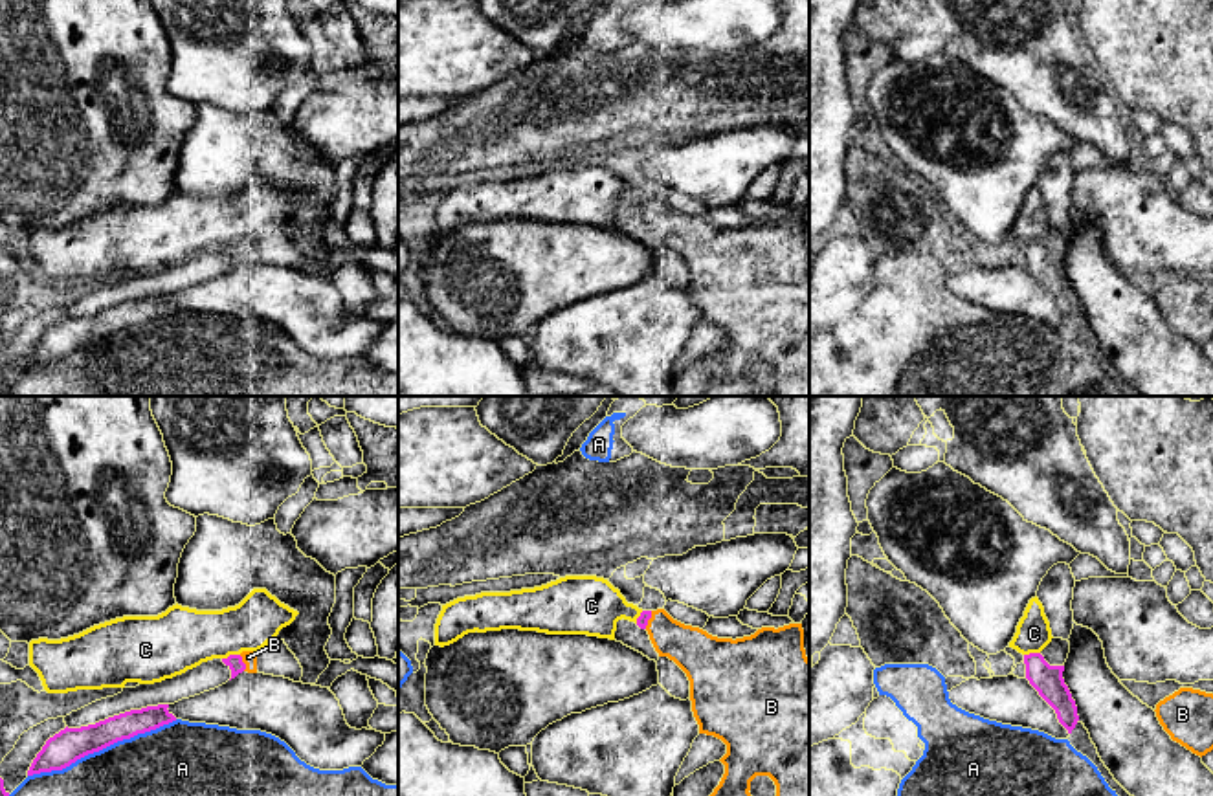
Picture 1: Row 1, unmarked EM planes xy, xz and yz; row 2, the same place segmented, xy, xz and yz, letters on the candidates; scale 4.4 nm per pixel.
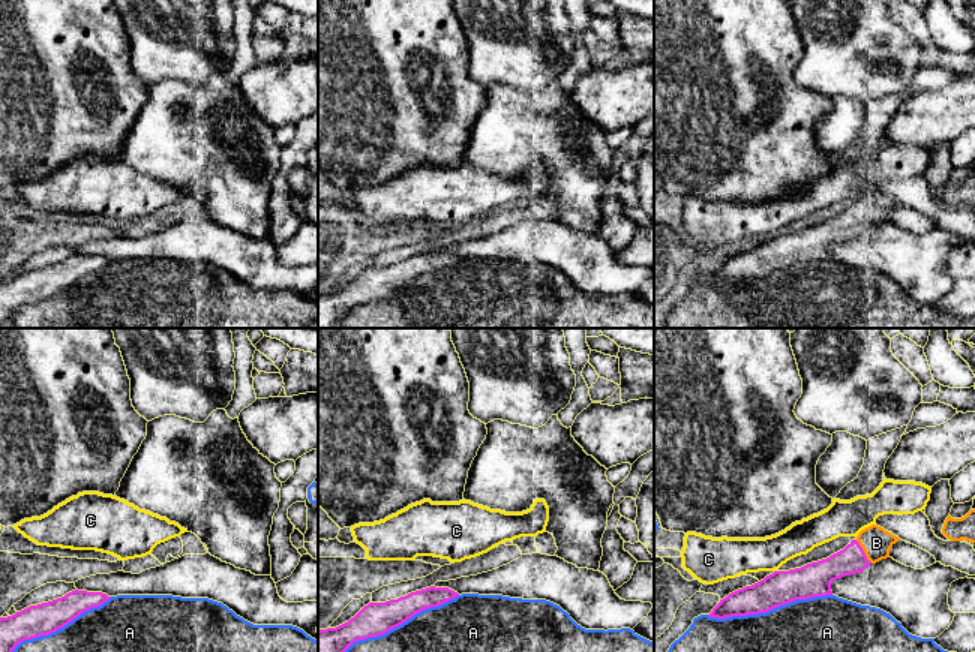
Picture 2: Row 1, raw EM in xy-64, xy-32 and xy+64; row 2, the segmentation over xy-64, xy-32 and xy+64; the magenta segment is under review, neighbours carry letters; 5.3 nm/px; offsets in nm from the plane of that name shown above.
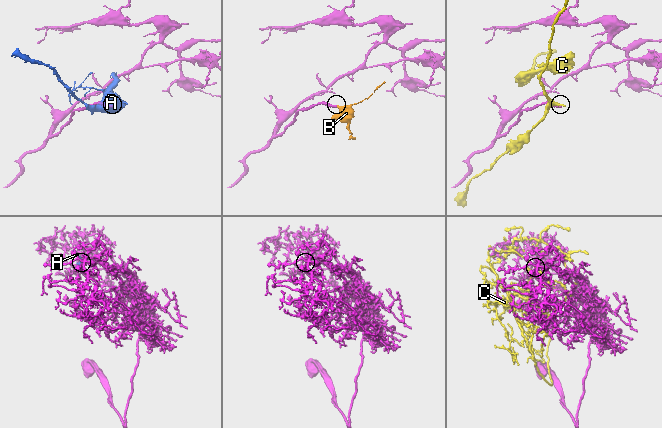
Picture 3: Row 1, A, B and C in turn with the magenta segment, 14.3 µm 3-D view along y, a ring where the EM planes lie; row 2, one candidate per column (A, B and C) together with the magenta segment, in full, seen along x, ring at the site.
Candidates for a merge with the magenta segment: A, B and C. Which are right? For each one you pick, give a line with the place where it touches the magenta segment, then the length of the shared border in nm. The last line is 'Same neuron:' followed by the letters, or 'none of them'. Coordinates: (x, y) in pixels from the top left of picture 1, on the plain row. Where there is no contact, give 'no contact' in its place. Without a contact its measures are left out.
B: contact xy (243, 252); length 80 nm
Same neuron: B

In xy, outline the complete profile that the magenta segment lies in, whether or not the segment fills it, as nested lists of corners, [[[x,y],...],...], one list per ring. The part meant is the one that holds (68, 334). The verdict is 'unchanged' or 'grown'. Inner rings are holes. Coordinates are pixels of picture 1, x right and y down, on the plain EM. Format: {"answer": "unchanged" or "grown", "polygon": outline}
{"answer": "unchanged", "polygon": [[[169,293],[147,295],[108,306],[95,314],[81,317],[66,315],[46,330],[33,348],[28,365],[62,359],[77,348],[99,341],[117,330],[130,328],[176,310],[167,297]]]}

